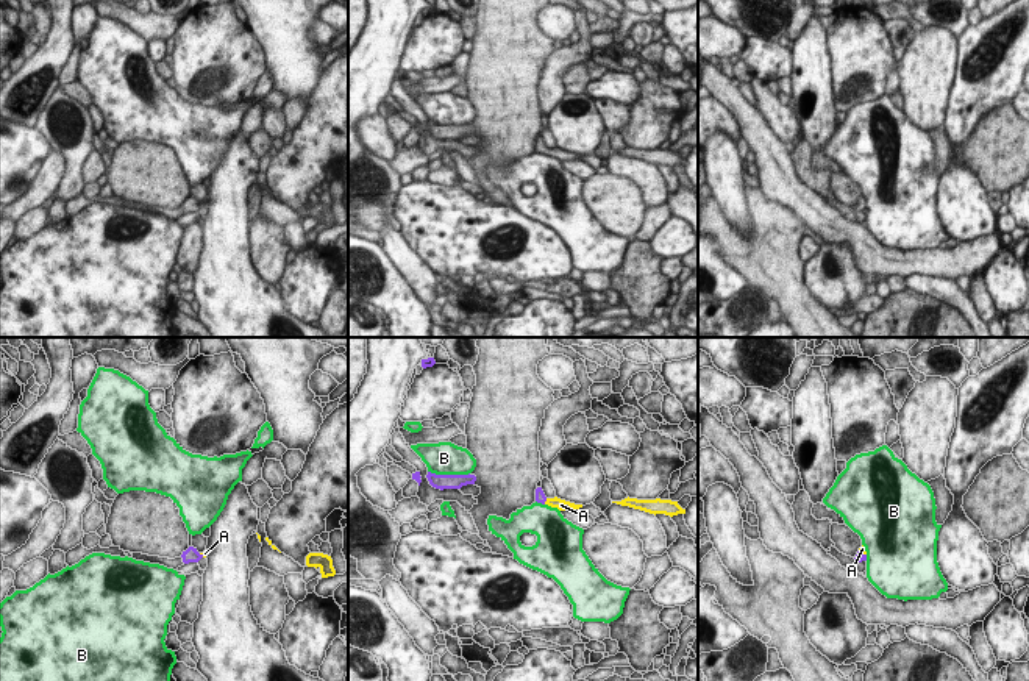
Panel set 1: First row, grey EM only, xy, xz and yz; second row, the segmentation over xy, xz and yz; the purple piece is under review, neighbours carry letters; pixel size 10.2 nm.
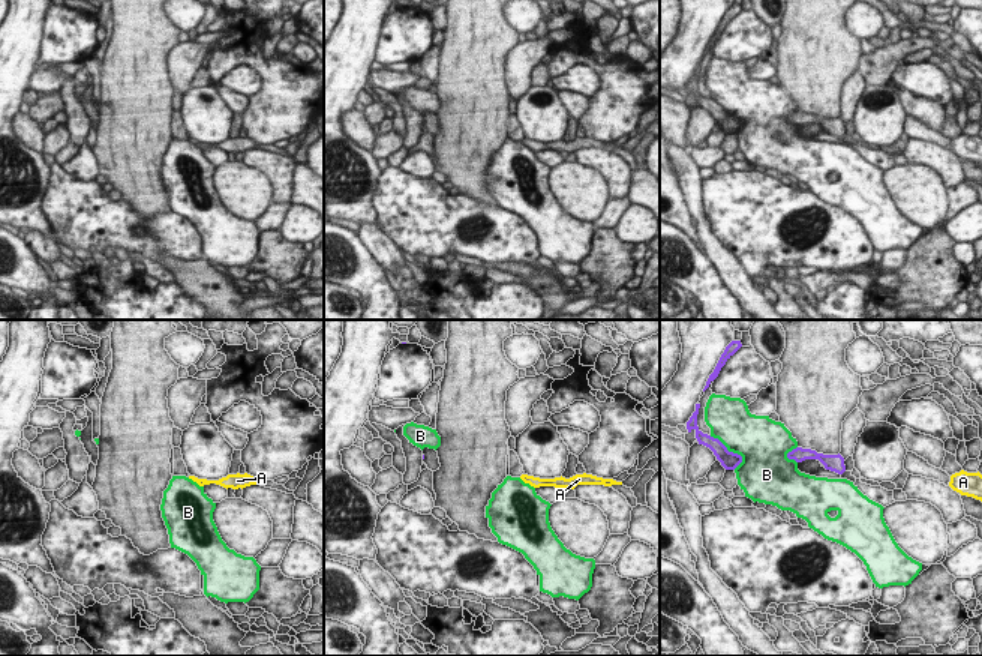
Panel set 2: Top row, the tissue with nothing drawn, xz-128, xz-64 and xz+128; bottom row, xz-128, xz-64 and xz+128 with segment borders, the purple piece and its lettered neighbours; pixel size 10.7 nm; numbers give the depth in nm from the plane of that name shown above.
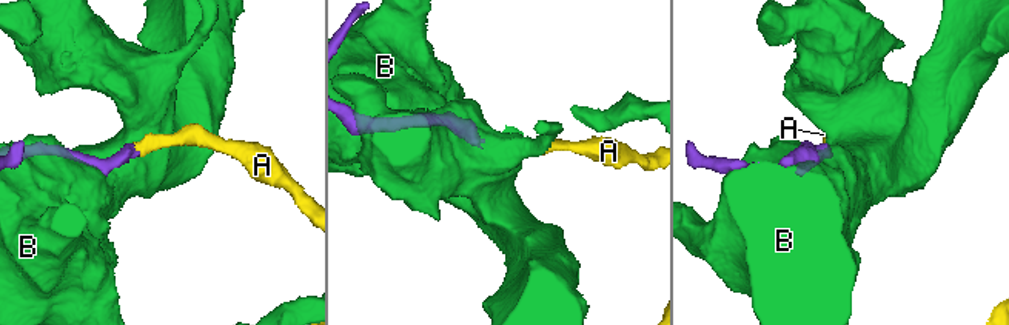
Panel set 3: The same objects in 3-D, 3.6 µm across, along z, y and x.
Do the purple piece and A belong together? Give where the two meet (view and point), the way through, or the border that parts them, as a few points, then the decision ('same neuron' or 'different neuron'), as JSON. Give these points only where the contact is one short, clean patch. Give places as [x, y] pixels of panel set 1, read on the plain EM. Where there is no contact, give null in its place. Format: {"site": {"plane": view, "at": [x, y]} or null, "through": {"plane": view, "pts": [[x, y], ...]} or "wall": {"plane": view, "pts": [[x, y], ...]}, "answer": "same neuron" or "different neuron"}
{"site": {"plane": "yz", "at": [861, 202]}, "through": {"plane": "yz", "pts": [[859, 206], [861, 202], [862, 199]]}, "answer": "same neuron"}

